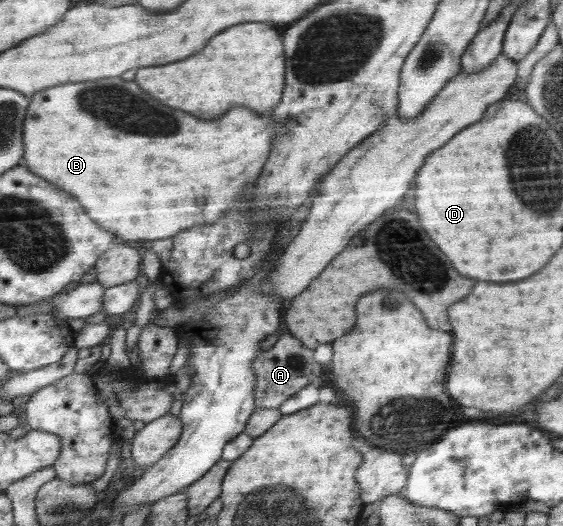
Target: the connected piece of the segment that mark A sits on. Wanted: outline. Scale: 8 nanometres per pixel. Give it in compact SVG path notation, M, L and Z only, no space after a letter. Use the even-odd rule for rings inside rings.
M282 332L274 346L260 353L252 364L255 374L258 375L255 407L257 409L277 409L304 386L319 380L322 365L314 360L312 349L302 346L302 341L294 338L289 332Z

